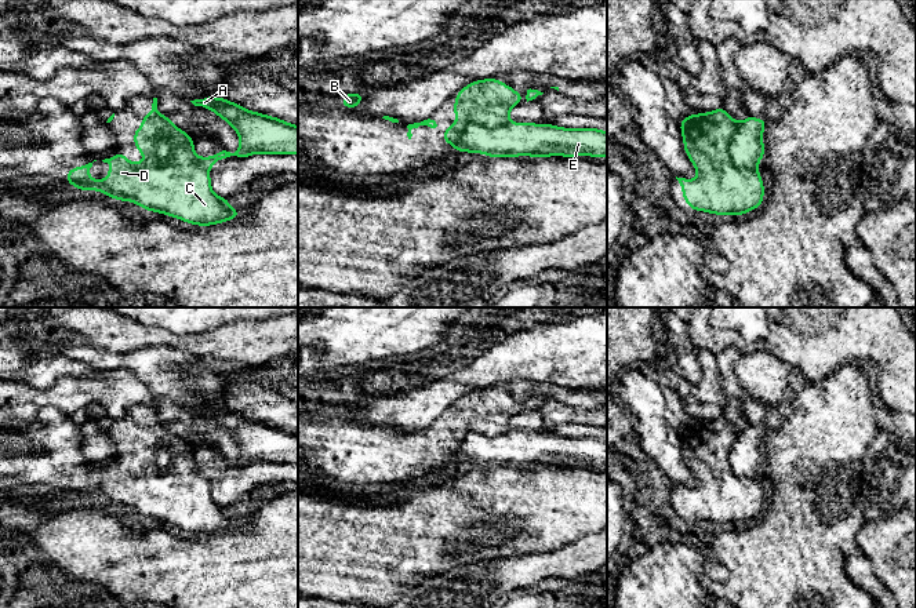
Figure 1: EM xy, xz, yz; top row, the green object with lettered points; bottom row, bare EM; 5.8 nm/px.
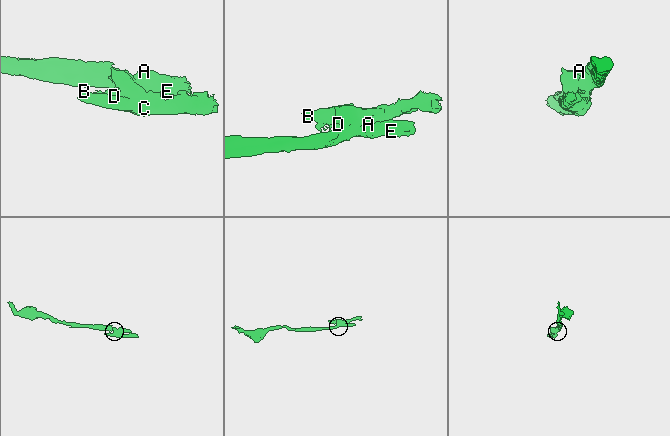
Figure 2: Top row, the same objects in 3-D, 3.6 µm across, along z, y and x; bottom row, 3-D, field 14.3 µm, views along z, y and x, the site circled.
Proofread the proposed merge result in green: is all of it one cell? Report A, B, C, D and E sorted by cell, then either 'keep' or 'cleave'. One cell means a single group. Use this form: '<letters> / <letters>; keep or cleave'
A E / B C D; cleave

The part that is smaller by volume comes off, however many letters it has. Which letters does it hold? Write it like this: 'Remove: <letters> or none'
Remove: B, C, D

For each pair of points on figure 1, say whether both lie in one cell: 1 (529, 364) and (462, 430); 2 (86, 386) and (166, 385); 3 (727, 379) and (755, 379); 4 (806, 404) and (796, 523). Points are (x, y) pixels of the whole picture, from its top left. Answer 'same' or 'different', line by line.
1: different
2: different
3: different
4: same

